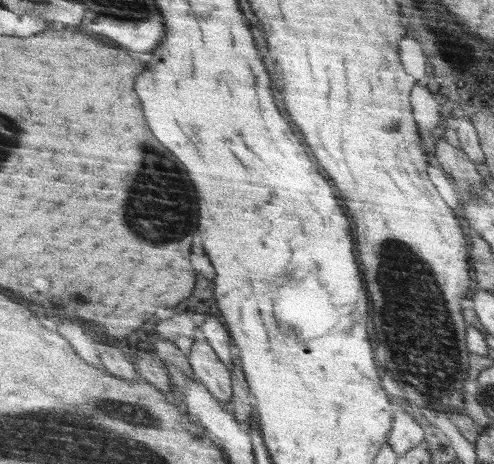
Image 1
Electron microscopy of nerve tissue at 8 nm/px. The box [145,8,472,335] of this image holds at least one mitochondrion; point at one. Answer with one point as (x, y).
(447, 40)

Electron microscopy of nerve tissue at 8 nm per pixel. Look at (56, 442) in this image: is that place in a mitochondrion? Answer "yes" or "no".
yes

